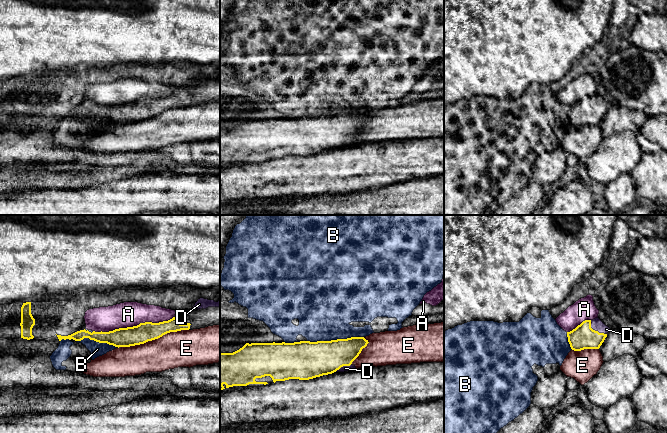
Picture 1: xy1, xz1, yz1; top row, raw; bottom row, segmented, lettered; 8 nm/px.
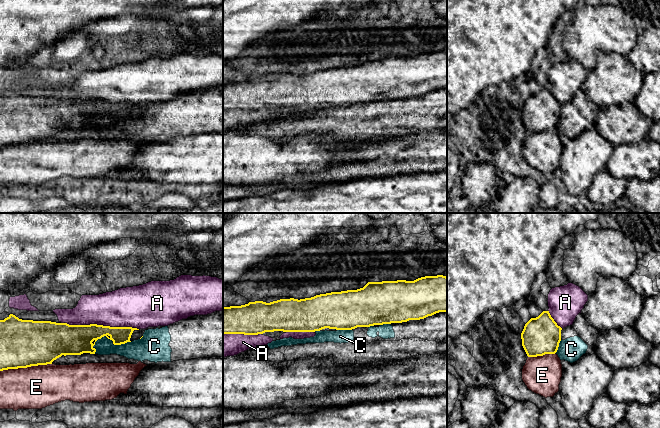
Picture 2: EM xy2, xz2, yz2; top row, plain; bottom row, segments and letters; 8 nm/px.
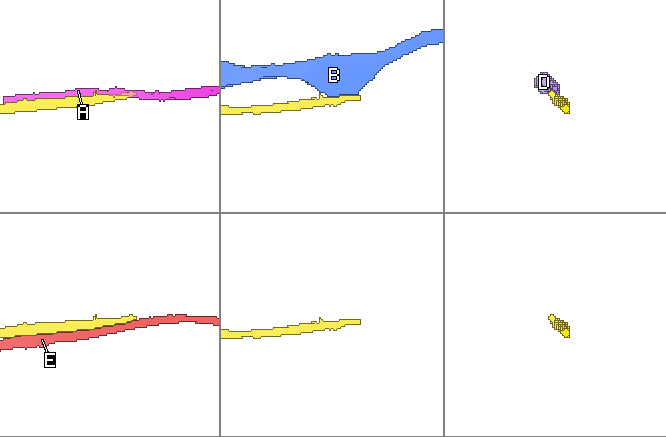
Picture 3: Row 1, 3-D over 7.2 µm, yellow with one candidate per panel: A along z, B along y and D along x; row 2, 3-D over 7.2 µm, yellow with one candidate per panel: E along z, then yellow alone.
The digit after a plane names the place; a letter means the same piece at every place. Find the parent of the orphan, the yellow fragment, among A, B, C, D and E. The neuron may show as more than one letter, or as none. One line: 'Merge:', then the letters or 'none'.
Merge: D

